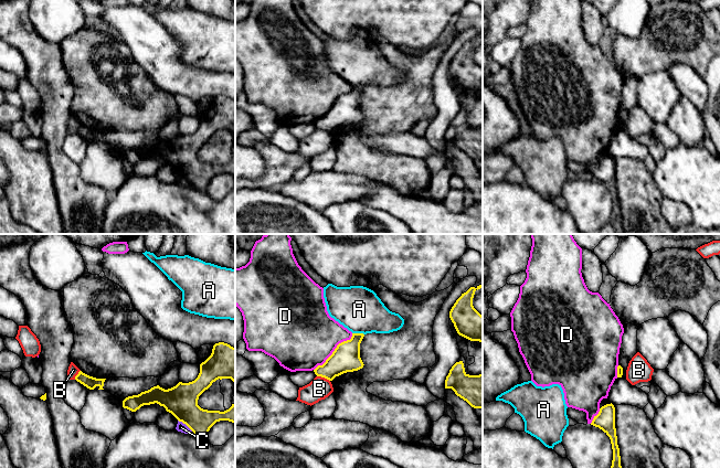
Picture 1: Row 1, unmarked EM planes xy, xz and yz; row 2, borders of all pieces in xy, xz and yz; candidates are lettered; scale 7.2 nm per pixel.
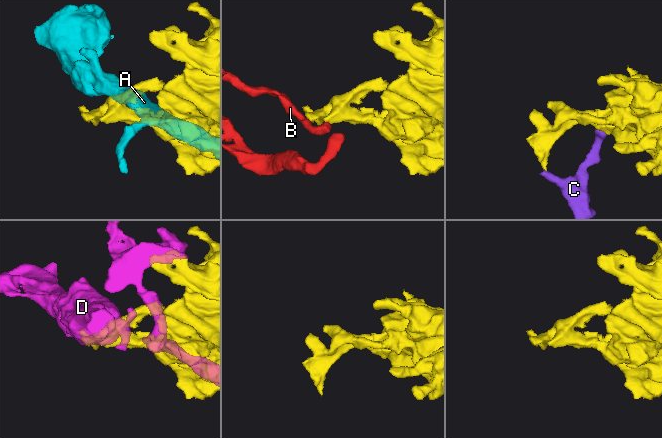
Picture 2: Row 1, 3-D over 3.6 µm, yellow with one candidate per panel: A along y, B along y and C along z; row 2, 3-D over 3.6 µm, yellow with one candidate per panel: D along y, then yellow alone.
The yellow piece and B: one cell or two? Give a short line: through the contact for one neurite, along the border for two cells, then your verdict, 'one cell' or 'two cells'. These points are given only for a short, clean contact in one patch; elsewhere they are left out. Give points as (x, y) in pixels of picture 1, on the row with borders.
line xz (317, 375), (324, 376), (329, 381); two cells

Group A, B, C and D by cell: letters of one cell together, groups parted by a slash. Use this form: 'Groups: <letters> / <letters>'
Groups: A / B / C / D

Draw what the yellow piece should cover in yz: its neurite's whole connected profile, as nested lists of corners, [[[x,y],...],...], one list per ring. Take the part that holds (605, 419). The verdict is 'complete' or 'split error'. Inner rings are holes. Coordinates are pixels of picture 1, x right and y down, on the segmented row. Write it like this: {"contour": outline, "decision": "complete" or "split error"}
{"contour": [[[606,404],[600,408],[600,412],[594,416],[591,425],[602,429],[611,439],[613,449],[613,460],[611,468],[622,468],[620,448],[617,445],[617,436],[615,428],[615,407],[614,405]]], "decision": "complete"}

